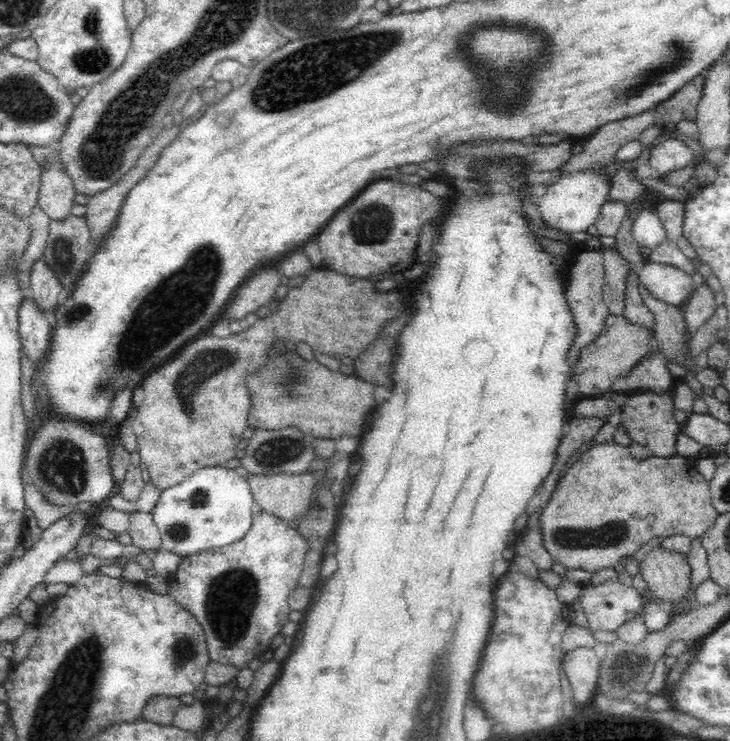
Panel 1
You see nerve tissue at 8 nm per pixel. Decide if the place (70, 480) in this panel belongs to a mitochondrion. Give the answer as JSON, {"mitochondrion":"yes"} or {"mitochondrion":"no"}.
{"mitochondrion":"yes"}

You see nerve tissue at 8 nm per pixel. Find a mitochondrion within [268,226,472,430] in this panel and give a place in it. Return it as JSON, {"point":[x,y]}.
{"point":[289,385]}

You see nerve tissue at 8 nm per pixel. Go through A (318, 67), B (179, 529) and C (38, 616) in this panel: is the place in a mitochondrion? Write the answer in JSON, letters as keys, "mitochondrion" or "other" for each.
{"A":"mitochondrion","B":"mitochondrion","C":"other"}

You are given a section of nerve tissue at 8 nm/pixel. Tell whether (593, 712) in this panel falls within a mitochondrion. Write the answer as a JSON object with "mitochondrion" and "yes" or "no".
{"mitochondrion":"yes"}

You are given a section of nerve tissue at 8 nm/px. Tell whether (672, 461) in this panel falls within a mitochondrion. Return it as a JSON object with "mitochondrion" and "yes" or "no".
{"mitochondrion":"no"}

